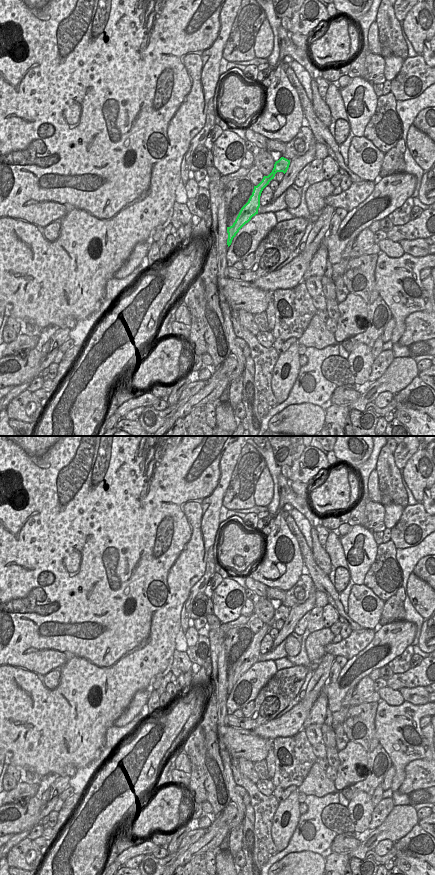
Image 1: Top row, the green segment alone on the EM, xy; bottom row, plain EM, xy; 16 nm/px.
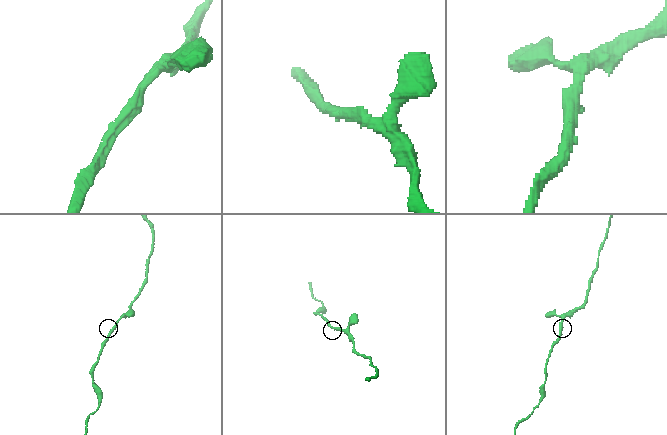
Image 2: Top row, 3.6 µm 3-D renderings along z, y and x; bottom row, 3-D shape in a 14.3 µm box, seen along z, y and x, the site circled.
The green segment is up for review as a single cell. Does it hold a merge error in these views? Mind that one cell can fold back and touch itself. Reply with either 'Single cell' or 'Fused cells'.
Single cell.

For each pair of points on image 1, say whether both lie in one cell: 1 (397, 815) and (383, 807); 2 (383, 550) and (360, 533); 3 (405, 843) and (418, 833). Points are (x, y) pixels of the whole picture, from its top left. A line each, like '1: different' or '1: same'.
1: different
2: different
3: same

